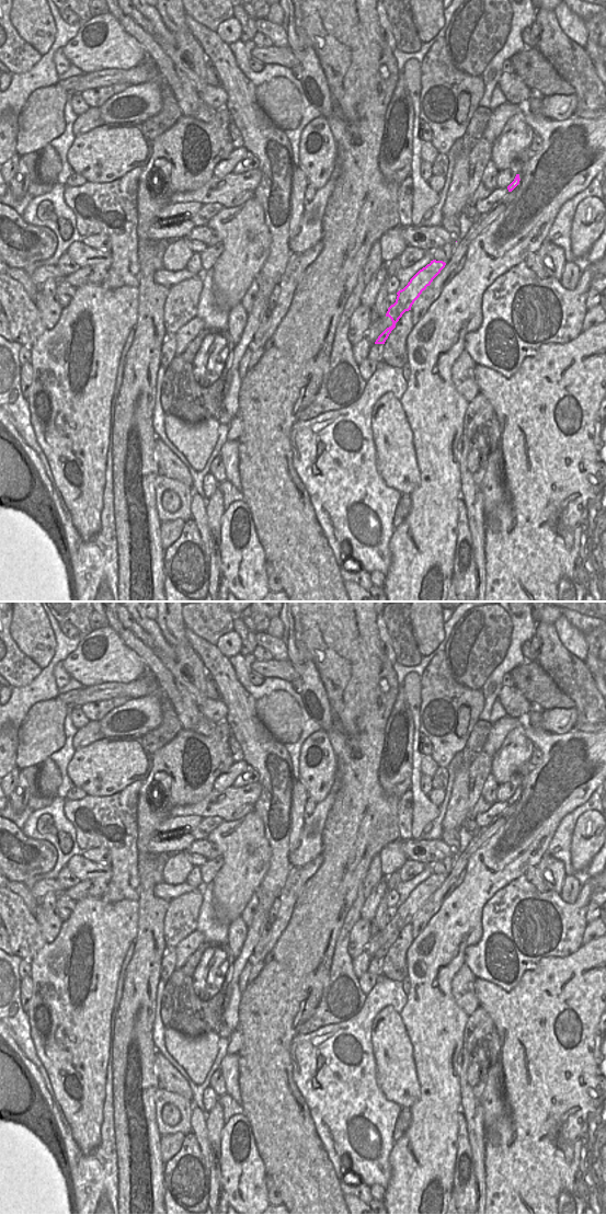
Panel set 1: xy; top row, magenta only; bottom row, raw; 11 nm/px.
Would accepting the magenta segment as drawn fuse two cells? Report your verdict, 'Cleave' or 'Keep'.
Cleave

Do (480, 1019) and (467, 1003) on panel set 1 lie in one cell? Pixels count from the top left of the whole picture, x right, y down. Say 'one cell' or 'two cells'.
two cells

